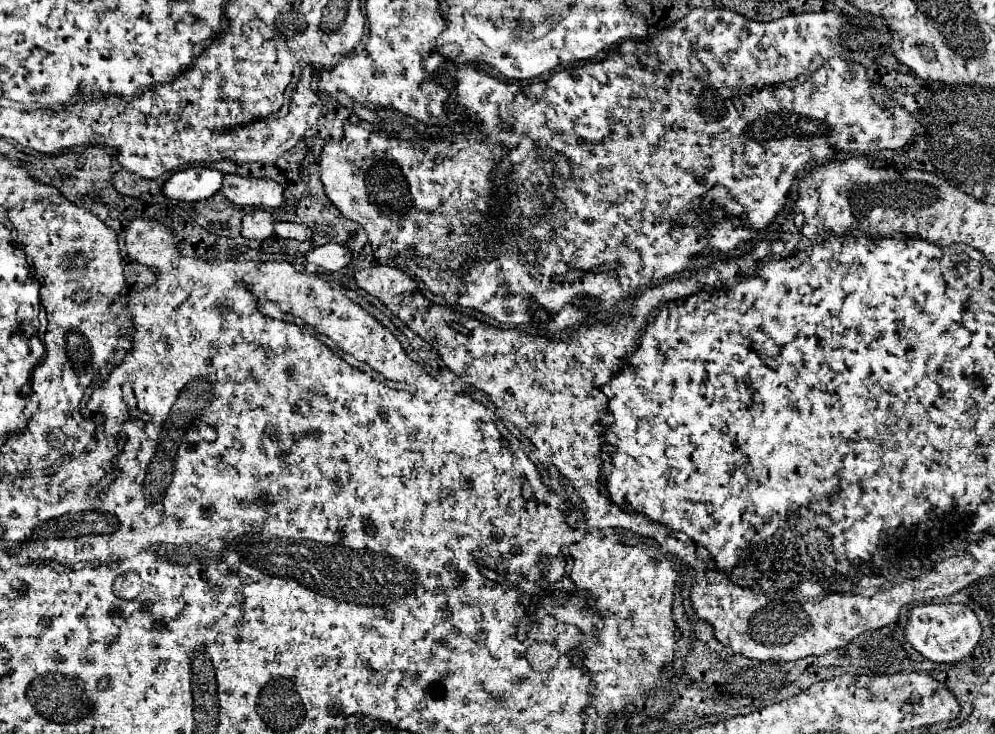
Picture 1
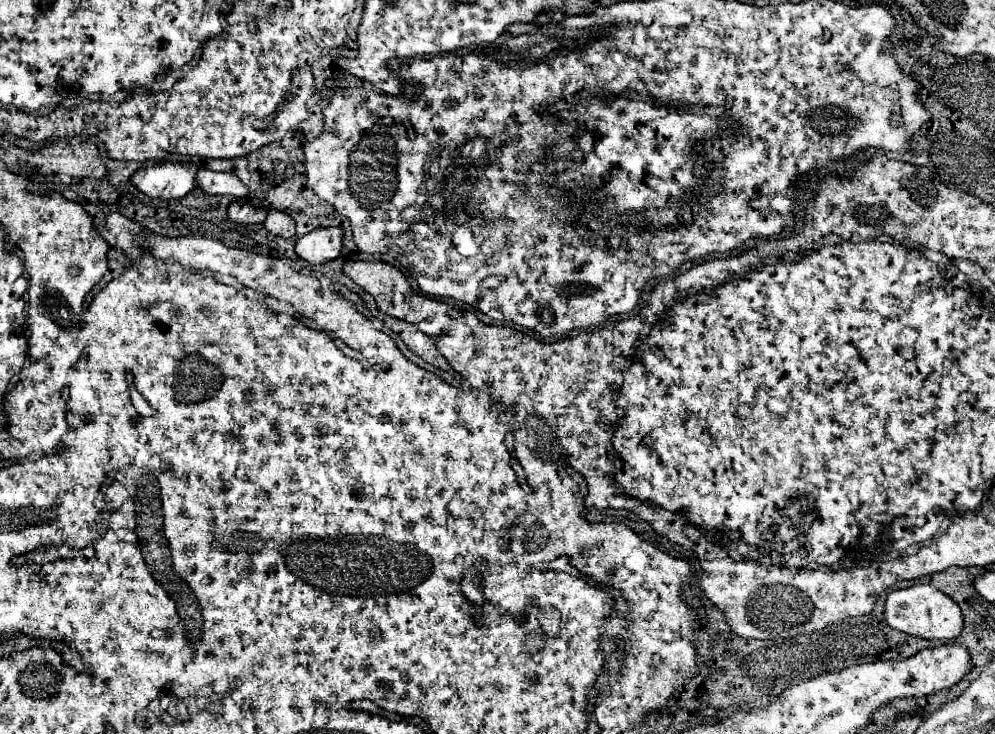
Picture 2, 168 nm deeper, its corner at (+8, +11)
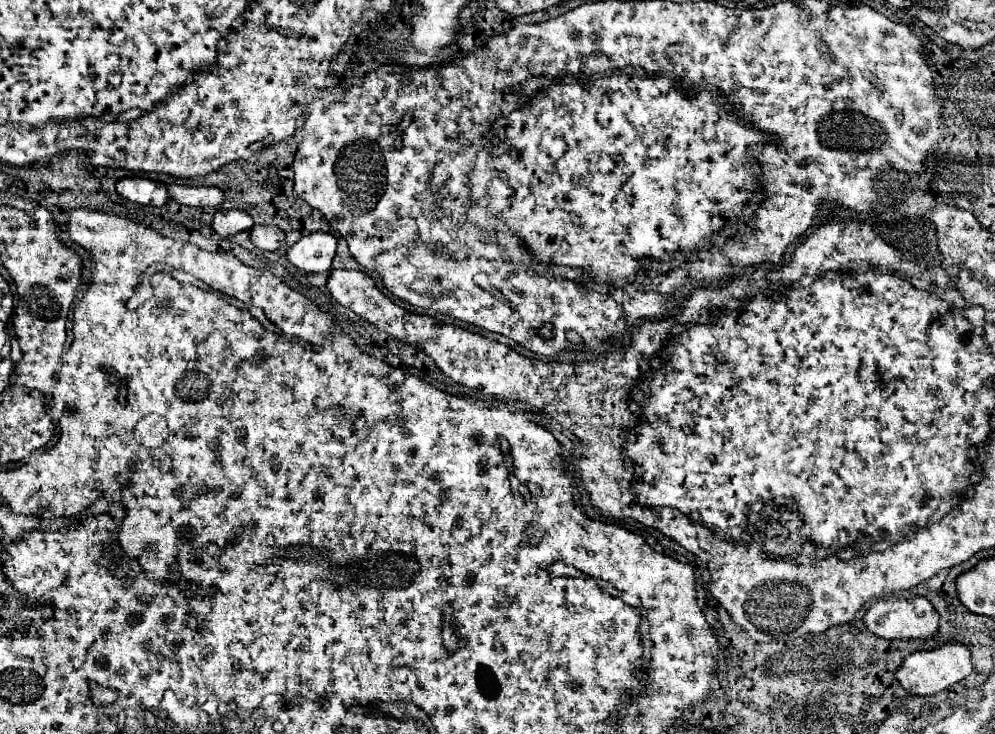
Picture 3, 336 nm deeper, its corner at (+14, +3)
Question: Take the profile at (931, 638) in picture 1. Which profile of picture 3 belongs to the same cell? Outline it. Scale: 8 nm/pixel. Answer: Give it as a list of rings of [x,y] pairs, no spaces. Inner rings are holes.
[[[889,596],[883,600],[877,600],[865,614],[863,618],[865,626],[887,640],[911,640],[911,638],[933,638],[939,628],[939,614],[931,606],[931,602],[923,596],[913,596],[913,598],[899,598],[899,596]]]

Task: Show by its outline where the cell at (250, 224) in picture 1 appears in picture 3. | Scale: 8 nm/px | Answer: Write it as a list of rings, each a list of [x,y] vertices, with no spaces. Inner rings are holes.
[[[219,210],[211,222],[213,230],[221,236],[235,236],[253,228],[253,218],[241,210]]]

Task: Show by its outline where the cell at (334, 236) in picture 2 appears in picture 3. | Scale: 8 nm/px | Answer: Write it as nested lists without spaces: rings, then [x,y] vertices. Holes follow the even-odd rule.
[[[315,232],[297,240],[289,250],[287,258],[293,266],[305,272],[327,272],[331,268],[337,250],[337,238],[327,232]]]

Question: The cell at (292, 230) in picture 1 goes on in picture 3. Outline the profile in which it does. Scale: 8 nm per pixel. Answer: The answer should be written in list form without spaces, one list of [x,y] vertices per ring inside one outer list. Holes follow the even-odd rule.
[[[253,226],[251,240],[261,250],[279,250],[285,244],[285,232],[277,226]]]

